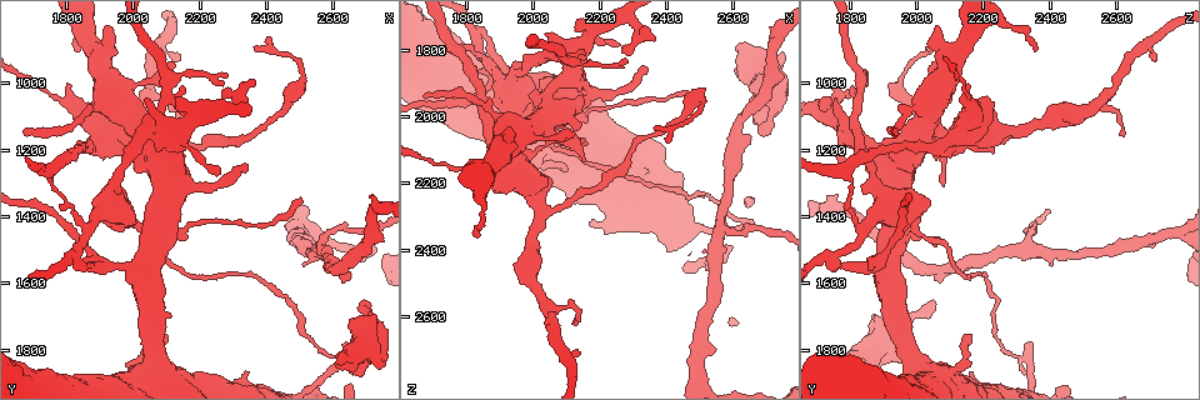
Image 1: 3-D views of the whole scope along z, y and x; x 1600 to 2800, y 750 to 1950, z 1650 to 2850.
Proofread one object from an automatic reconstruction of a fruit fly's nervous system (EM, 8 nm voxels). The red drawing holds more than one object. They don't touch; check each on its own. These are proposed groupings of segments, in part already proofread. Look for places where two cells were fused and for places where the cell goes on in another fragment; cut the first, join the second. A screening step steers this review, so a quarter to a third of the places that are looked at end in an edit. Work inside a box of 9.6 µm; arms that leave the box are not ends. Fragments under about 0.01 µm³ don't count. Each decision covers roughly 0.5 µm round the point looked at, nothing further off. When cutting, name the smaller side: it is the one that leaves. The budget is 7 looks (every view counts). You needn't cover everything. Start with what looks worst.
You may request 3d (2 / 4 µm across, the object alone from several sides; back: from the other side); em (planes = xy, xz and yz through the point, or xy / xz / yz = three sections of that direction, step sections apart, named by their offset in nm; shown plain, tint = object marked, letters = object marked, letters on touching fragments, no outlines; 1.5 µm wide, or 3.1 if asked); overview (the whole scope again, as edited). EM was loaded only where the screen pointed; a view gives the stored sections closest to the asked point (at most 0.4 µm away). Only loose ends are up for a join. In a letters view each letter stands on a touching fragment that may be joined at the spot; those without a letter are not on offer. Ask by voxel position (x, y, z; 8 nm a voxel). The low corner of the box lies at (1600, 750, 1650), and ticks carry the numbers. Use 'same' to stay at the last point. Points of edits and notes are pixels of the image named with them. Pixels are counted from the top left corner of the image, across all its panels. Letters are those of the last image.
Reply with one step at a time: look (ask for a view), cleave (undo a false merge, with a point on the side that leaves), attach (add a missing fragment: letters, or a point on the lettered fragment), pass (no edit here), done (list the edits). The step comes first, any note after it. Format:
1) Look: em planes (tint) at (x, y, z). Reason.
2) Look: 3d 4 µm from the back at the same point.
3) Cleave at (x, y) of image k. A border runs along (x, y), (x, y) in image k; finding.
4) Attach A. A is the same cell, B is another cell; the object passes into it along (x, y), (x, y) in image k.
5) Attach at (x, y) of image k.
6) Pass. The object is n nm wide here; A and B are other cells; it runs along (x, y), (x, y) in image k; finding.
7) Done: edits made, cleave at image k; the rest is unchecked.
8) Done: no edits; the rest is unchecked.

Look: em xz step 4 (tint) at (2050, 1170, 2010). Sharp bend.

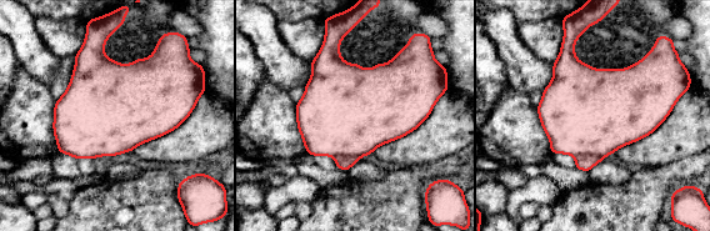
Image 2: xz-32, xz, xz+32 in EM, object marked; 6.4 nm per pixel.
Look: em planes (letters) at the same point. Another direction.

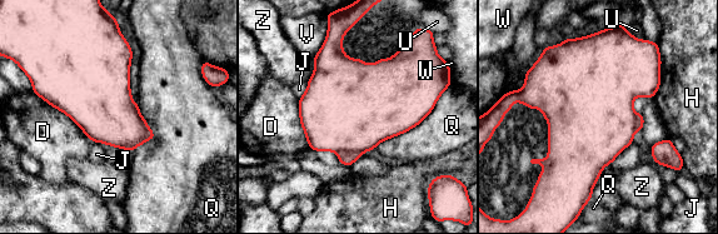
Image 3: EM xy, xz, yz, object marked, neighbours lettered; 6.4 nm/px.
Pass. D, H, J, Q, U, V, W and Z are other cells; a border runs along (443, 91), (418, 124), (374, 148) in image 3; continuous, no second cell.

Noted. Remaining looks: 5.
Look: 3d 2 µm at (2670, 1870, 2020). Thick end.

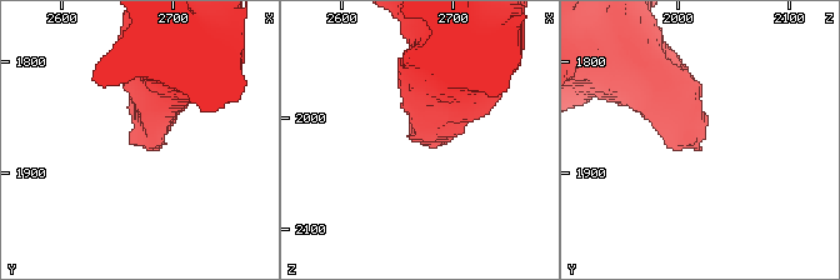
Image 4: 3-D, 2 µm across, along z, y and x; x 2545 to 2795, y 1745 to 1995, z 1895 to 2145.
Look: em planes (tint) at (2666, 1878, 2014). Now the EM.

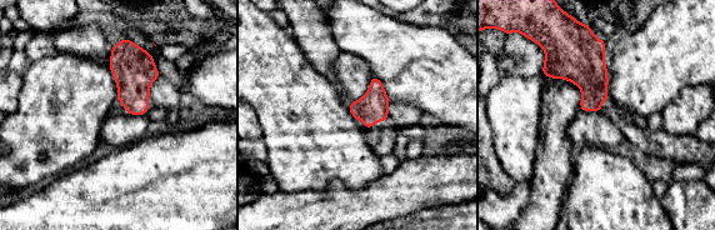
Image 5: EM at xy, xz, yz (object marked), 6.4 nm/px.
Look: em planes (letters) at the same point.

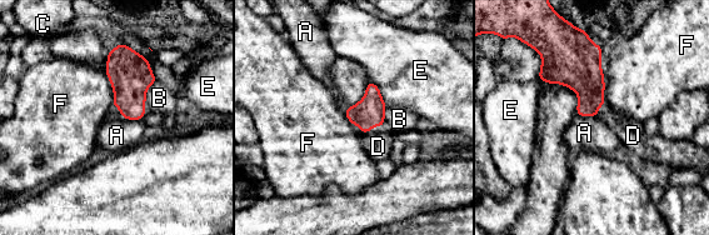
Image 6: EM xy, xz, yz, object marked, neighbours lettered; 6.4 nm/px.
Attach D. D is the same cell, A, B, C, E and F are other cells; the object passes into it along (369, 111), (365, 131), (378, 145) in image 6; it goes on there.

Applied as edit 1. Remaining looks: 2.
Done: edits made, attach at image 6; the rest is unchecked.

